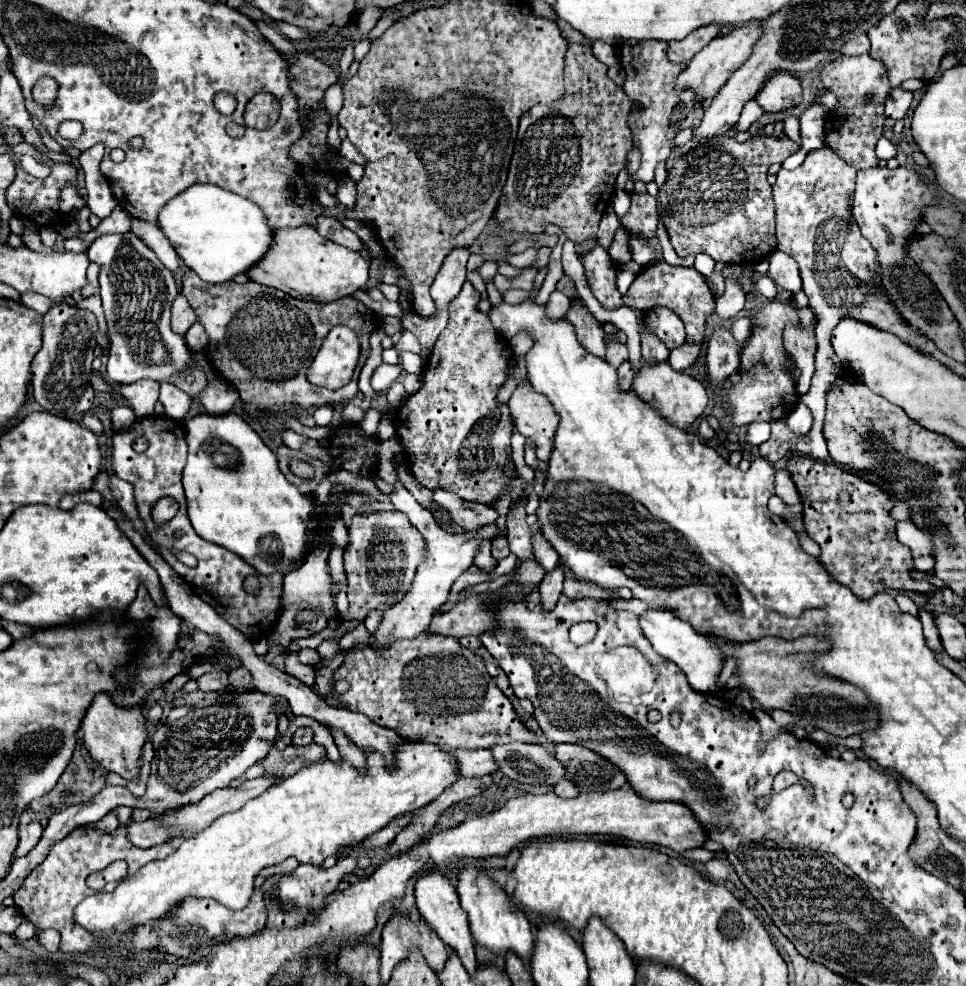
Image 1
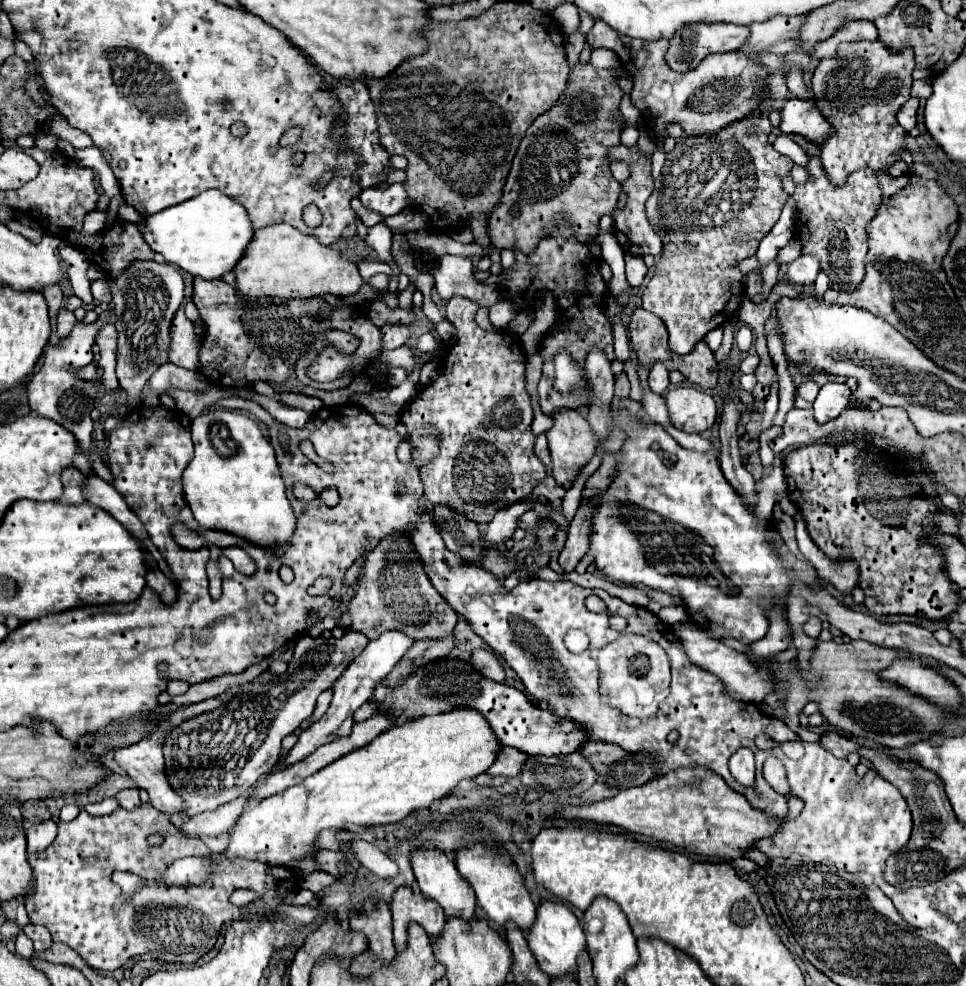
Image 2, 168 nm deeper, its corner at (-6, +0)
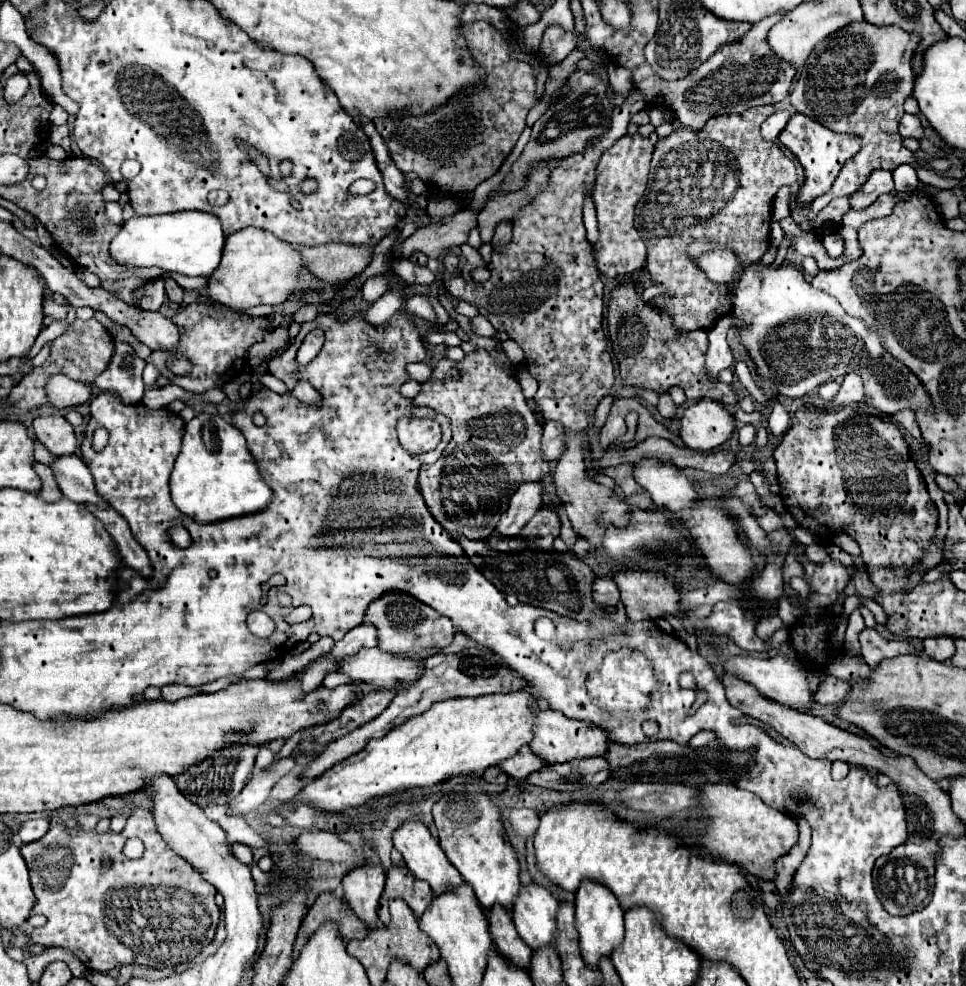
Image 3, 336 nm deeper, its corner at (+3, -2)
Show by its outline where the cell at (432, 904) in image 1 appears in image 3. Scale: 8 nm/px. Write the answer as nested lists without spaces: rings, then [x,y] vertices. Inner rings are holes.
[[[405,820],[393,832],[393,844],[403,854],[403,860],[409,866],[409,870],[415,874],[415,878],[425,880],[425,882],[431,884],[435,896],[439,896],[439,894],[443,894],[443,892],[447,892],[451,888],[457,888],[463,882],[461,874],[455,870],[455,866],[451,866],[451,862],[447,860],[445,852],[439,846],[439,842],[431,836],[431,832],[427,830],[427,826],[421,820]]]

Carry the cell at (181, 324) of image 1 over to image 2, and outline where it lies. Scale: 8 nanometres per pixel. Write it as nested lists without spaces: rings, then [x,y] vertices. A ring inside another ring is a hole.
[[[180,308],[174,316],[170,336],[172,336],[170,362],[174,362],[184,370],[196,372],[200,368],[200,360],[198,360],[200,336],[194,332],[194,324],[186,318],[184,308]]]

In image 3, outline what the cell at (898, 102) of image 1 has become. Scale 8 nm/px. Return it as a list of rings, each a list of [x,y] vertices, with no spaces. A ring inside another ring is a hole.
[[[905,114],[901,118],[901,124],[899,124],[899,134],[901,134],[901,138],[921,140],[923,138],[923,126],[921,126],[919,118],[911,116],[911,114]]]

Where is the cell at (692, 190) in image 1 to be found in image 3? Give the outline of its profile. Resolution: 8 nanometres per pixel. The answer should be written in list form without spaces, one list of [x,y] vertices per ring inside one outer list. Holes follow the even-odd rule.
[[[755,106],[751,110],[745,110],[743,114],[717,116],[711,118],[711,122],[707,122],[697,132],[689,128],[677,128],[667,138],[659,138],[655,144],[647,190],[635,208],[635,228],[639,230],[647,246],[645,270],[651,274],[655,284],[675,292],[673,298],[659,296],[653,298],[651,304],[667,310],[673,316],[673,324],[681,332],[703,328],[709,330],[721,316],[731,312],[731,298],[727,288],[707,280],[707,276],[685,256],[685,248],[691,244],[691,240],[707,240],[711,244],[729,246],[735,250],[739,262],[757,262],[771,244],[769,230],[773,198],[781,186],[797,182],[793,162],[781,152],[775,142],[765,140],[759,132],[761,124],[773,112],[773,106]]]

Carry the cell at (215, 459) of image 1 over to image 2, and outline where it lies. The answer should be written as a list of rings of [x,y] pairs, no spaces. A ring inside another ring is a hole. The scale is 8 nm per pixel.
[[[210,410],[192,420],[194,458],[184,470],[186,502],[202,528],[234,534],[282,556],[296,530],[294,510],[284,494],[274,448],[248,416],[236,410]]]

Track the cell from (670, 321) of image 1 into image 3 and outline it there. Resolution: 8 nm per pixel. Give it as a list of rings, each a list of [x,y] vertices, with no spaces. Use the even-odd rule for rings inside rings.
[[[625,278],[613,290],[609,298],[609,340],[611,350],[619,362],[619,372],[625,386],[655,390],[655,392],[669,392],[673,386],[683,388],[689,402],[699,398],[715,398],[723,404],[737,404],[739,396],[731,384],[713,382],[707,368],[705,368],[705,354],[707,354],[707,332],[693,330],[691,334],[675,334],[675,326],[671,326],[671,316],[659,308],[649,306],[641,298],[641,292],[635,290],[639,280]]]

